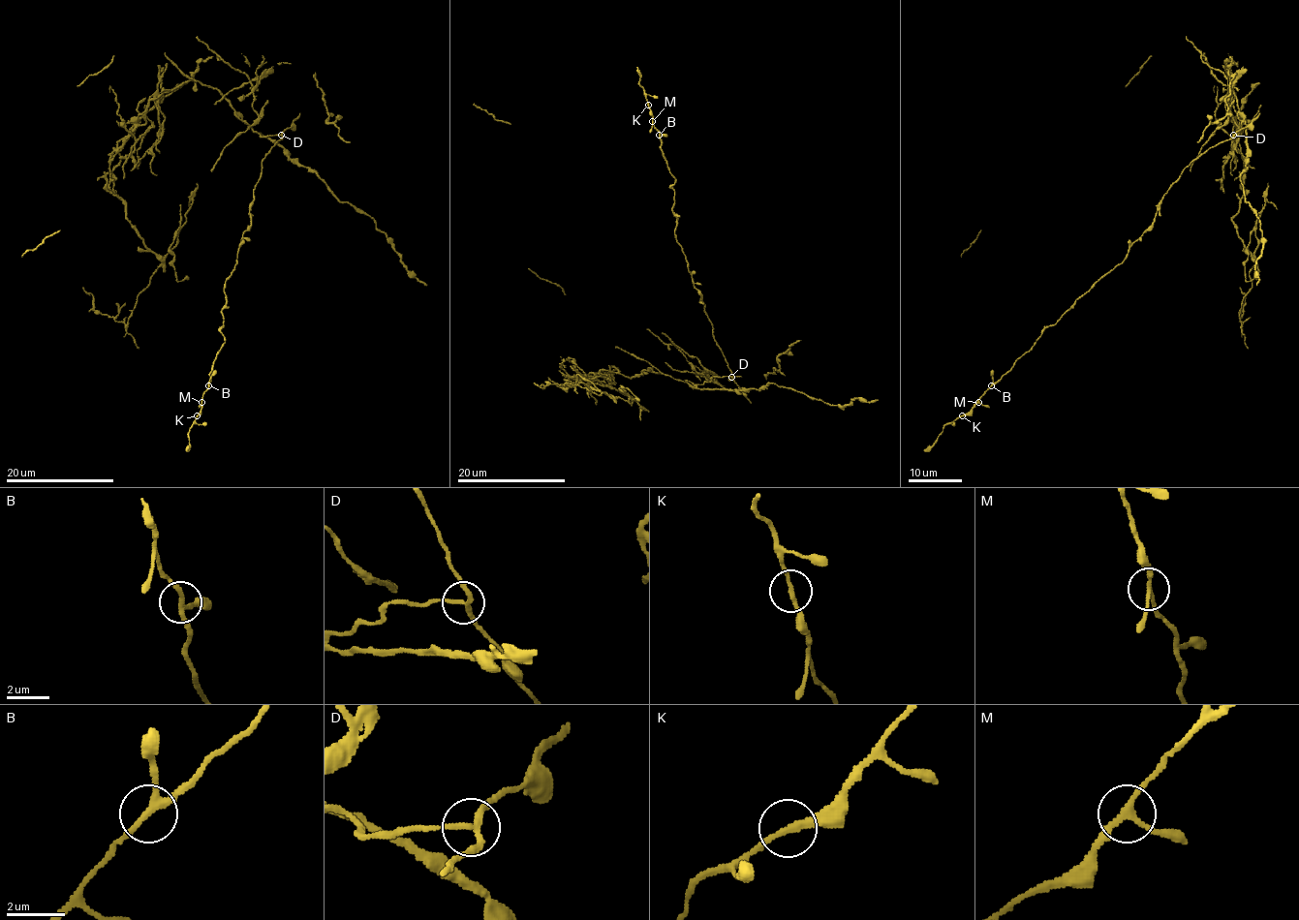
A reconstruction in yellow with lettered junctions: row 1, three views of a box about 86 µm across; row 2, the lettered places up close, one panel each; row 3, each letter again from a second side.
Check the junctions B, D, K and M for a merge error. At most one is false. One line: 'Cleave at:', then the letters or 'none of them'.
Cleave at: D

